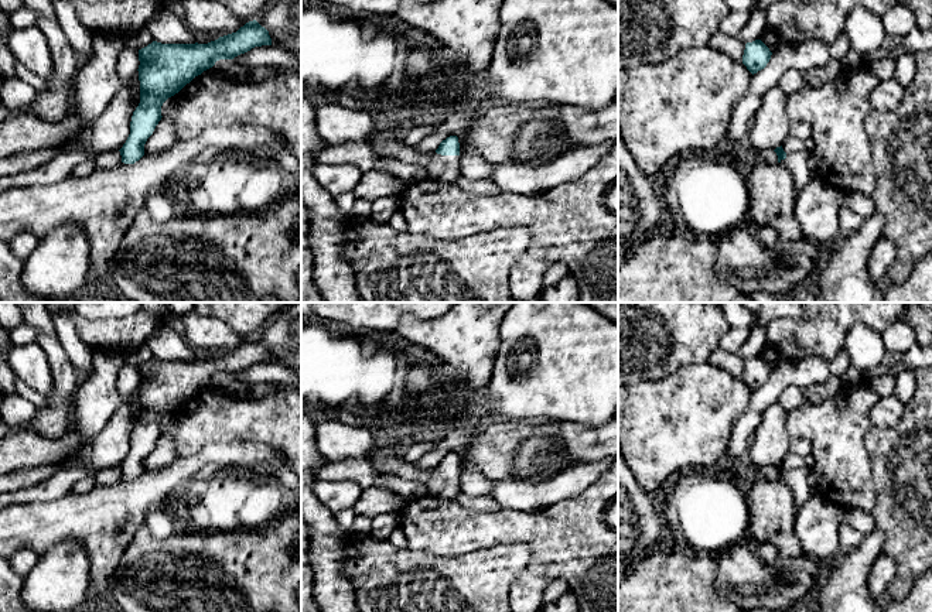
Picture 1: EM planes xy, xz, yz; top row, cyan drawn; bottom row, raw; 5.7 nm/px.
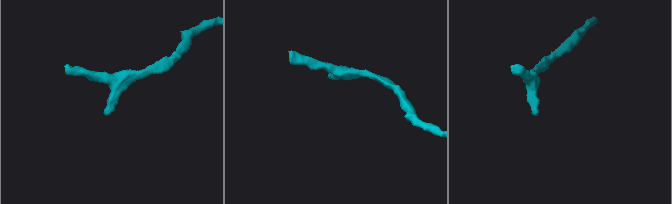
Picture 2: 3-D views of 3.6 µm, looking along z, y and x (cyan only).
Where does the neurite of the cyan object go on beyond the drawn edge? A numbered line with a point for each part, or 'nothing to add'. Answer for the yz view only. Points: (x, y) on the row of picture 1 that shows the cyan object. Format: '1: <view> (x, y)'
1: yz (801, 164)

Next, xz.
1: xz (444, 168)

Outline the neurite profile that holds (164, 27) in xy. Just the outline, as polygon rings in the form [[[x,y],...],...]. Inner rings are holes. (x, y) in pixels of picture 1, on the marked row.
[[[164,4],[147,21],[146,28],[153,40],[161,44],[208,44],[219,38],[187,28]]]

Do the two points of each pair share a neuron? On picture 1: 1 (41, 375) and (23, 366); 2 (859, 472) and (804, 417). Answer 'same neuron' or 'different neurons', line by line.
1: same neuron
2: same neuron

